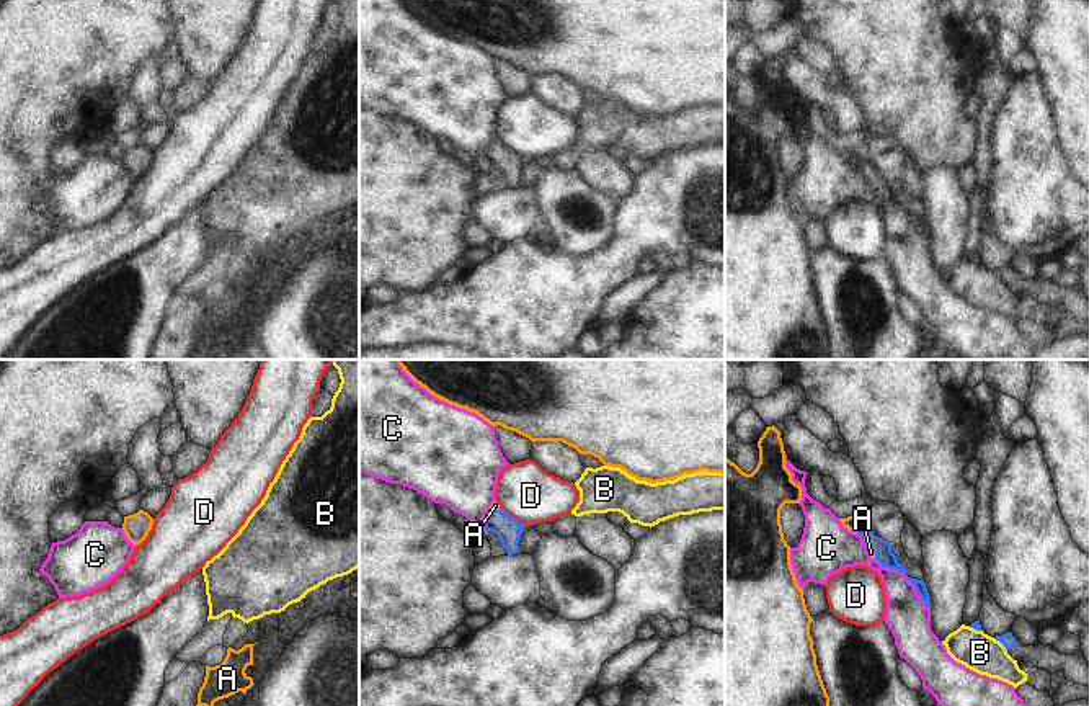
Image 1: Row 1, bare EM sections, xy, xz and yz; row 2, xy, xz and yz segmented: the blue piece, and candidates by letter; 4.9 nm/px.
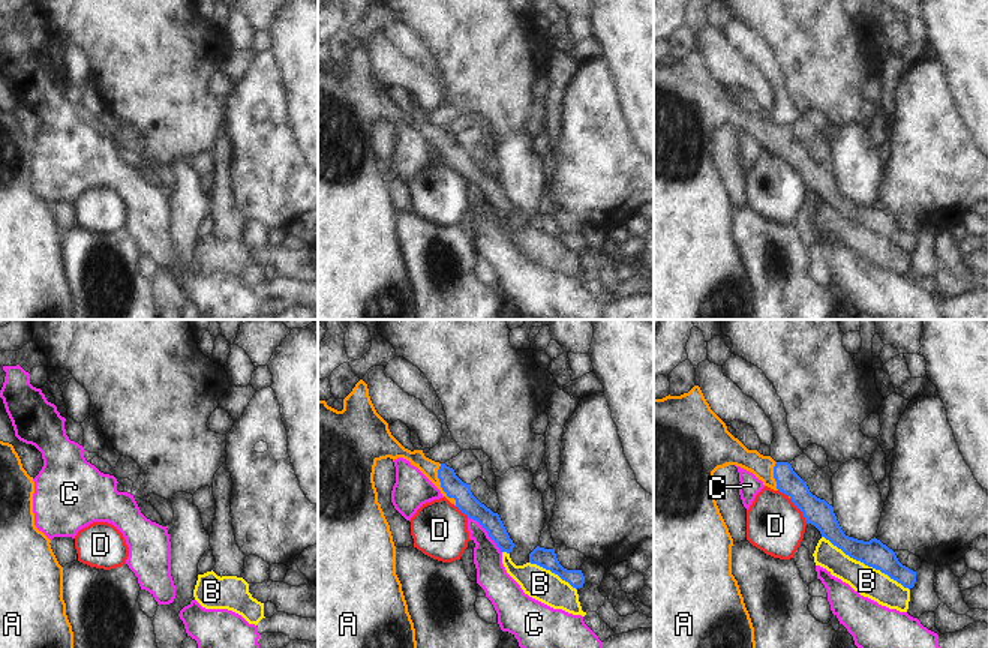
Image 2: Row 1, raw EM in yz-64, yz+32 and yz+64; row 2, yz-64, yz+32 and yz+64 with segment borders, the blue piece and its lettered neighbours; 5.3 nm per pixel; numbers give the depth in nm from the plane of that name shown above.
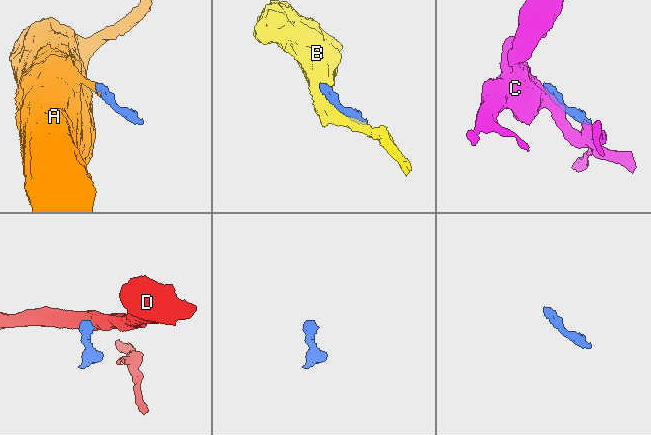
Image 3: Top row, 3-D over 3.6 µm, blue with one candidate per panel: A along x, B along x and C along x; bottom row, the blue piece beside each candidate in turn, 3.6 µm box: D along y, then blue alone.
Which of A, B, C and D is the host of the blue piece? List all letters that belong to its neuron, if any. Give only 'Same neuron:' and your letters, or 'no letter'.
Same neuron: A

